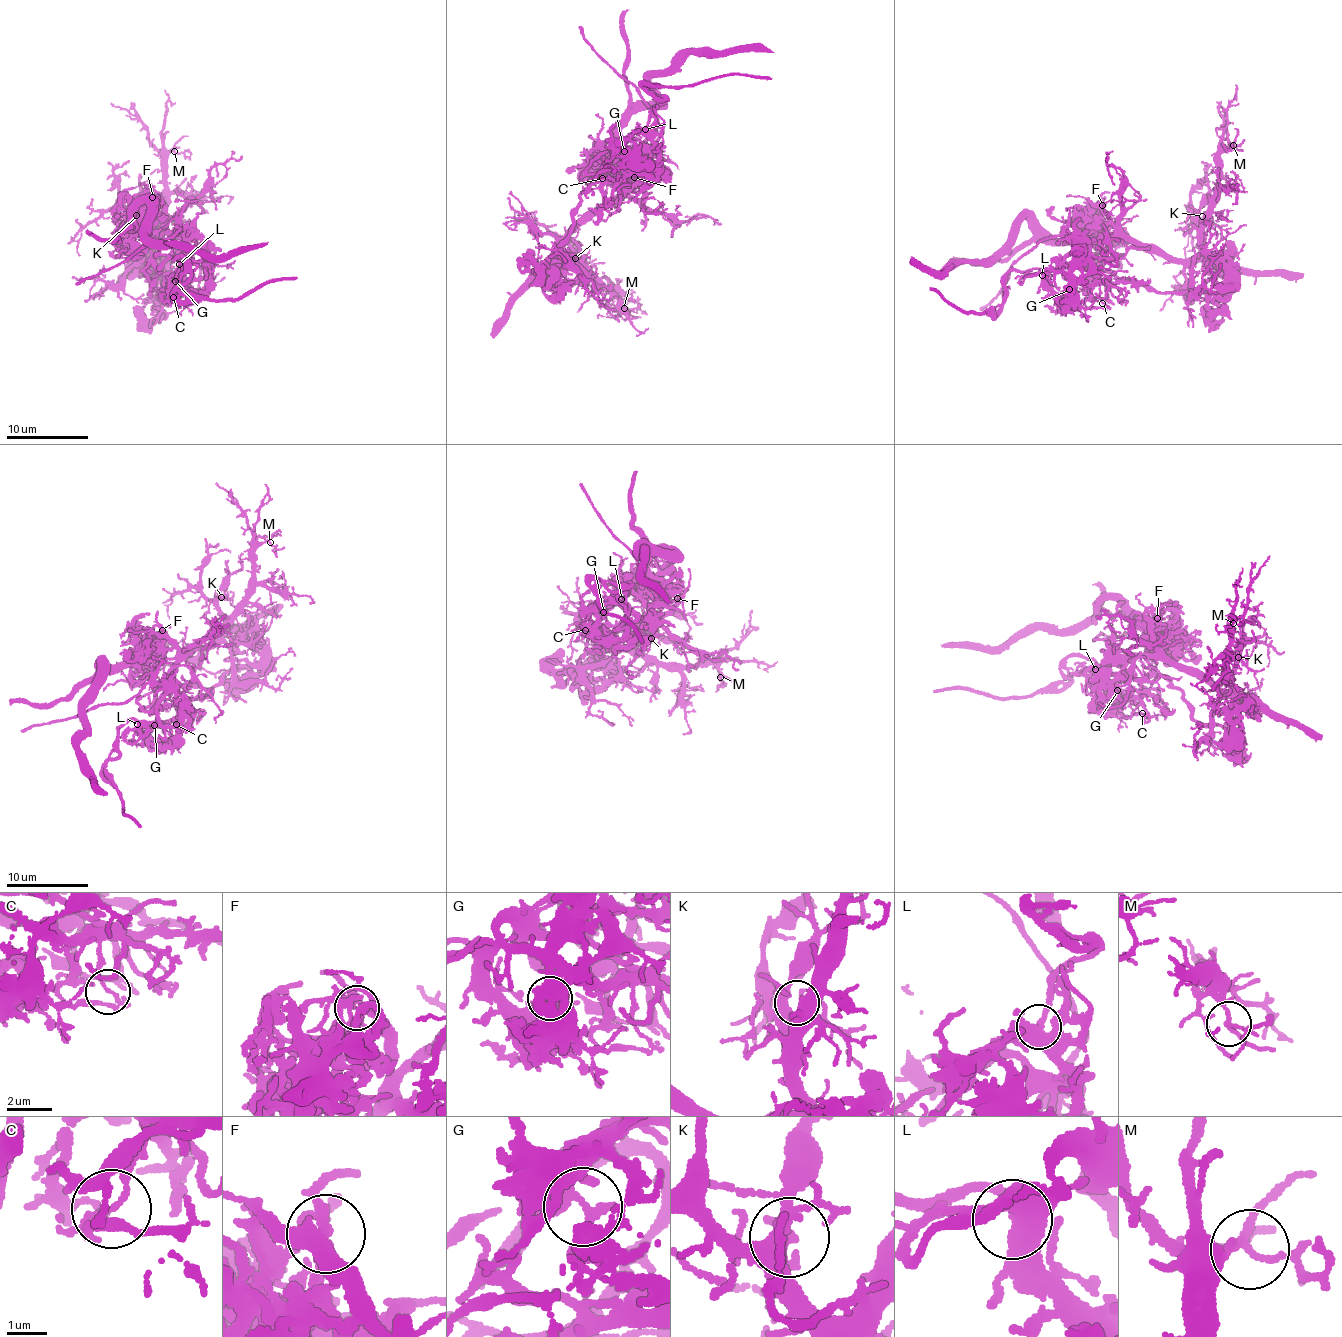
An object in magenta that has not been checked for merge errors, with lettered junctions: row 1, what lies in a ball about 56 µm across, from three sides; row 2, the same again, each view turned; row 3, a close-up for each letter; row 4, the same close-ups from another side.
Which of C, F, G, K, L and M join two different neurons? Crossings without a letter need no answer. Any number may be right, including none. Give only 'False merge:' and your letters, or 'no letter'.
False merge: C, F

